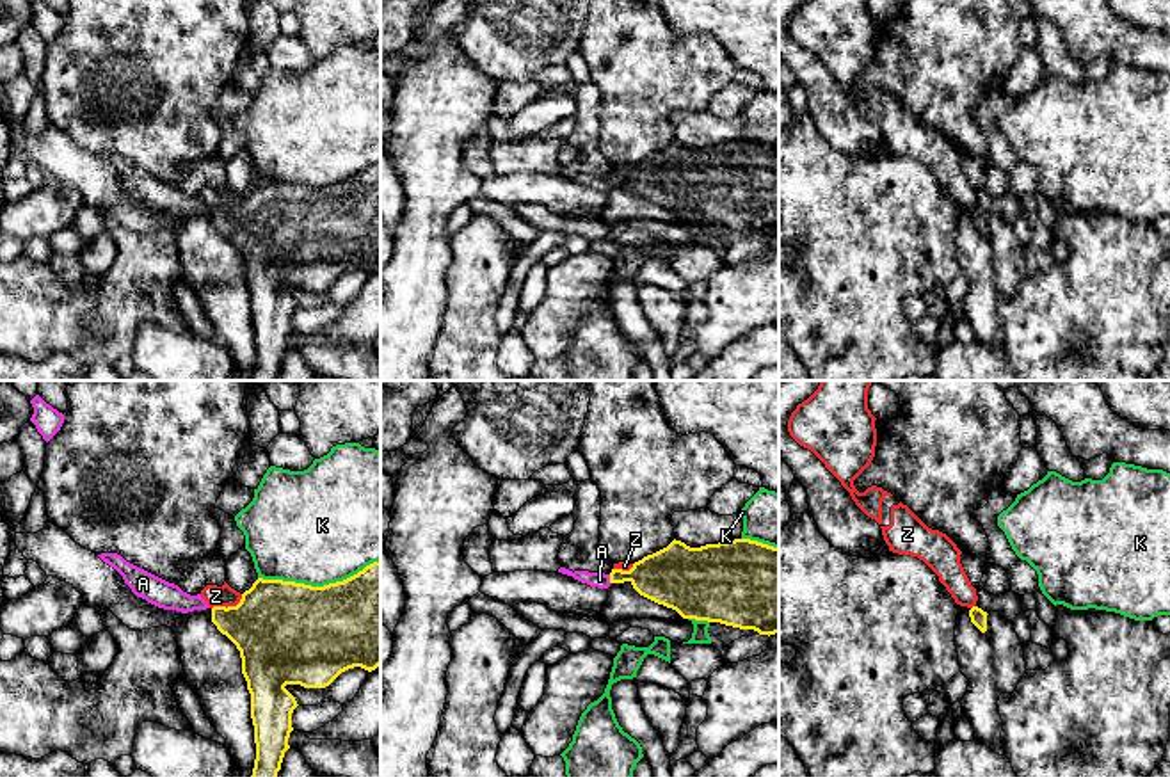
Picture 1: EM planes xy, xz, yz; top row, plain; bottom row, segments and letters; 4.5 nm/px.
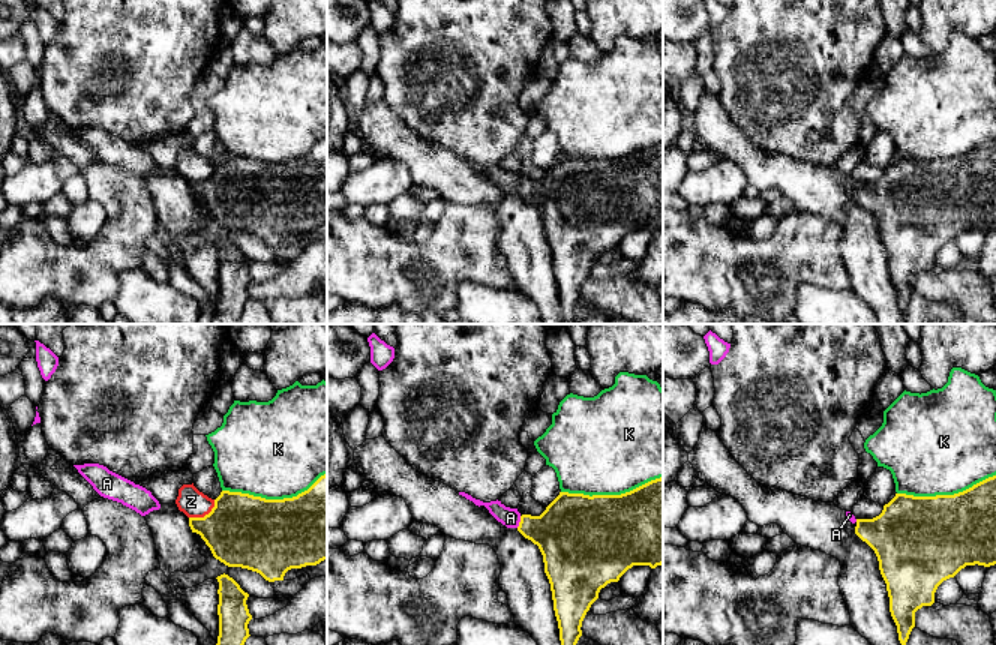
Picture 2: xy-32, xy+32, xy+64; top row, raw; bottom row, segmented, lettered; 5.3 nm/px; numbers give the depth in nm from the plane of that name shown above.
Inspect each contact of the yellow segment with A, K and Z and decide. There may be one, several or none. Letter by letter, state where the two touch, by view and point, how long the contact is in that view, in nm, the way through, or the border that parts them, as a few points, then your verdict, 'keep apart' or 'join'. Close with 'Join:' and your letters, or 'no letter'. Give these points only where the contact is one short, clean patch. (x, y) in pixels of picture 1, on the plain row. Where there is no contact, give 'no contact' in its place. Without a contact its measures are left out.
A: meets yellow in xz at (610, 180); contact 40 nm long; runs through xz (665, 178), (610, 180), (600, 182); join
K: meets yellow in xy at (319, 189); contact 550 nm long; keep apart
Z: meets yellow in xy at (228, 208); contact 160 nm long; border along xy (242, 196), (235, 207), (212, 210); keep apart
Join: A

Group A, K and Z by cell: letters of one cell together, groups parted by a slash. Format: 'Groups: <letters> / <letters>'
Groups: A / K / Z

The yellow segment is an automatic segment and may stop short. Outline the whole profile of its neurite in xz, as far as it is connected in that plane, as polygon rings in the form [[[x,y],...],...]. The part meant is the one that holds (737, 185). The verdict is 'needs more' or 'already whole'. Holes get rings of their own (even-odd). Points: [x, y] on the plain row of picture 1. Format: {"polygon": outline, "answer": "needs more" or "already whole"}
{"polygon": [[[674,140],[629,172],[605,176],[560,169],[558,174],[597,190],[629,183],[640,197],[676,212],[683,220],[768,238],[779,235],[779,149],[757,142],[690,149]]], "answer": "needs more"}

